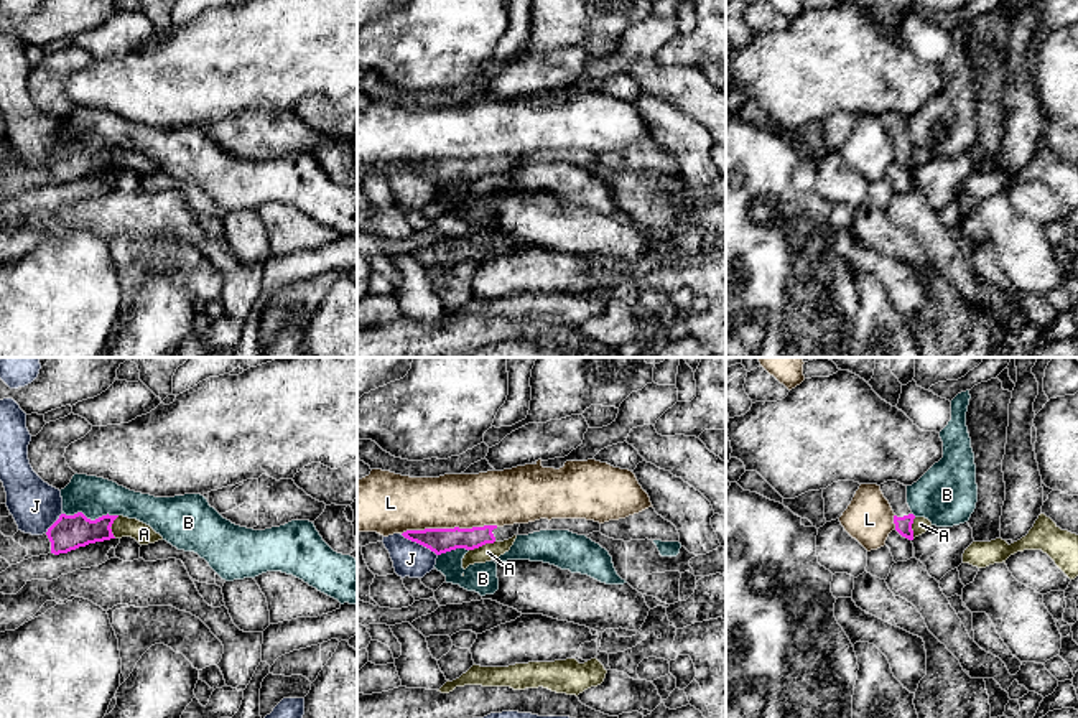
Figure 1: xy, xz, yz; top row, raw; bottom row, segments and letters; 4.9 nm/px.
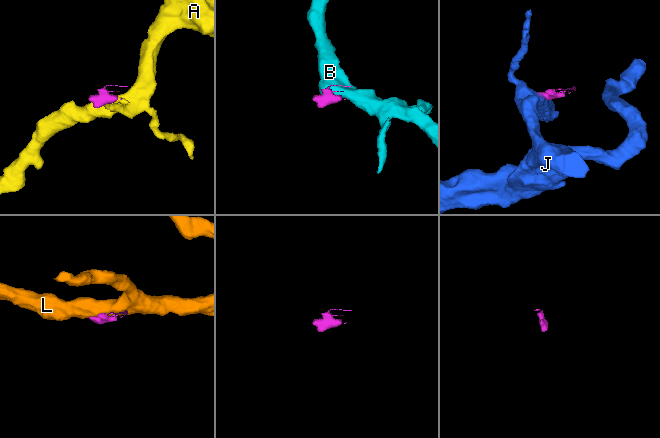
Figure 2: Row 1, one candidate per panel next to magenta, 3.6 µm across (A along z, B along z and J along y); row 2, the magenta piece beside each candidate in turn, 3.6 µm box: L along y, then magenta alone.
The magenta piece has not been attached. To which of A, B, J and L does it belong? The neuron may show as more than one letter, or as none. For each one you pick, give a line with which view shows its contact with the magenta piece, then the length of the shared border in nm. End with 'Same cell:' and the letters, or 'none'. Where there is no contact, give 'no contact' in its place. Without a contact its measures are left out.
Same cell: none

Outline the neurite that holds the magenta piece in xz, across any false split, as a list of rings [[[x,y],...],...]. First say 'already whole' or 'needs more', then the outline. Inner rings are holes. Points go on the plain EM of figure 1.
needs more; [[[520,155],[513,156],[484,156],[472,160],[425,160],[425,161],[407,161],[402,166],[411,173],[416,173],[436,186],[466,180],[474,181],[486,175],[504,173],[518,166]]]

